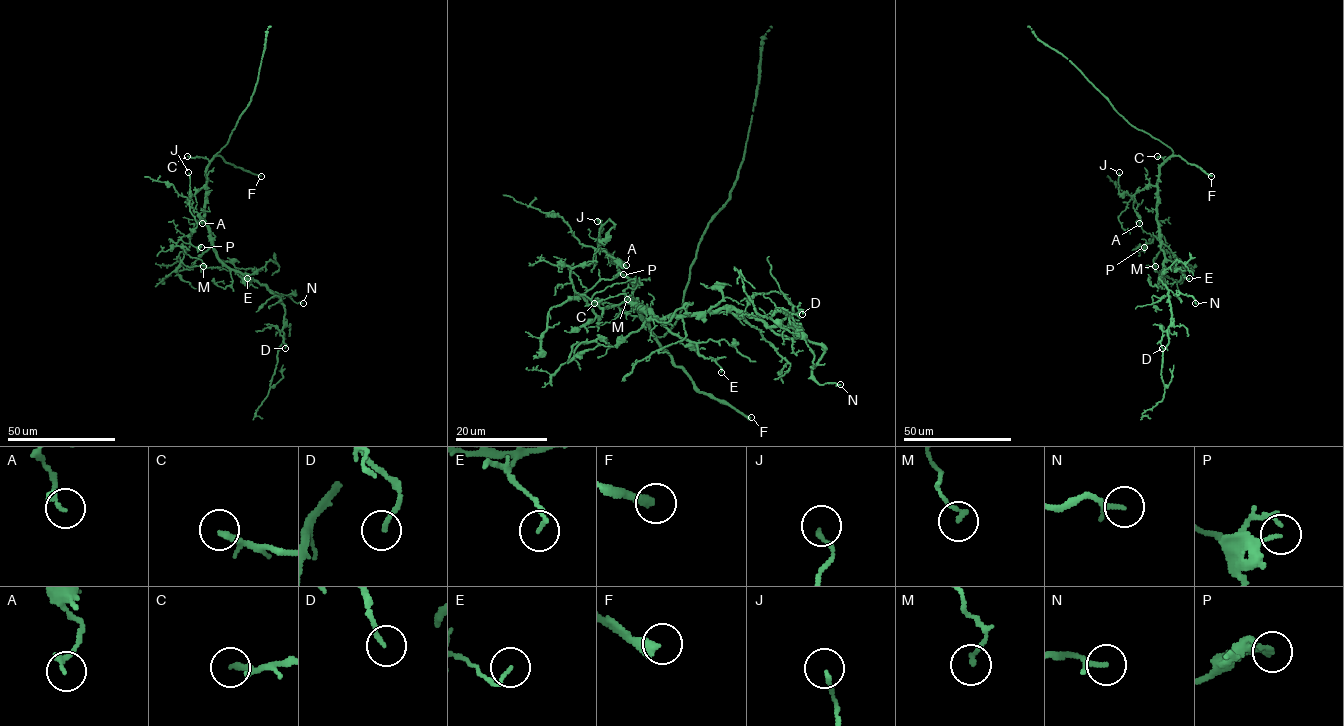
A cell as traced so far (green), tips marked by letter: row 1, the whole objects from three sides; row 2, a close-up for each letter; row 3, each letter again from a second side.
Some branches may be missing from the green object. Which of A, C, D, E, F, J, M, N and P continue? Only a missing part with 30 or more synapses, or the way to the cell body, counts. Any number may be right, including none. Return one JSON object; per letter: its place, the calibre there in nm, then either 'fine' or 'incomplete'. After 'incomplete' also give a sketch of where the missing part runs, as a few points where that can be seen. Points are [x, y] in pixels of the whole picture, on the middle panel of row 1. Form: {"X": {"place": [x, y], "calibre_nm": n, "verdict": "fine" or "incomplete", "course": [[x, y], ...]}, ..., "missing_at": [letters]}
{"A": {"place": [626, 265], "calibre_nm": 200, "verdict": "fine"}, "C": {"place": [594, 303], "calibre_nm": 150, "verdict": "incomplete", "course": [[594, 303], [571, 278], [562, 253], [502, 192], [479, 140], [468, 134]]}, "D": {"place": [802, 314], "calibre_nm": 150, "verdict": "fine"}, "E": {"place": [721, 372], "calibre_nm": 130, "verdict": "fine"}, "F": {"place": [751, 417], "calibre_nm": 400, "verdict": "incomplete"}, "J": {"place": [597, 221], "calibre_nm": 160, "verdict": "fine"}, "M": {"place": [627, 299], "calibre_nm": 160, "verdict": "fine"}, "N": {"place": [840, 384], "calibre_nm": 200, "verdict": "fine"}, "P": {"place": [623, 274], "calibre_nm": 160, "verdict": "fine"}, "missing_at": ["C", "F"]}

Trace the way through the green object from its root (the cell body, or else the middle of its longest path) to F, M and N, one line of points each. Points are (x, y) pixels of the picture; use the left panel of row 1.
F: (204, 215), (206, 168), (215, 156), (261, 176)
M: (204, 215), (194, 225), (190, 247), (185, 253), (200, 259), (203, 266)
N: (204, 215), (212, 249), (224, 264), (274, 292), (295, 294), (289, 296), (297, 303), (303, 303)

